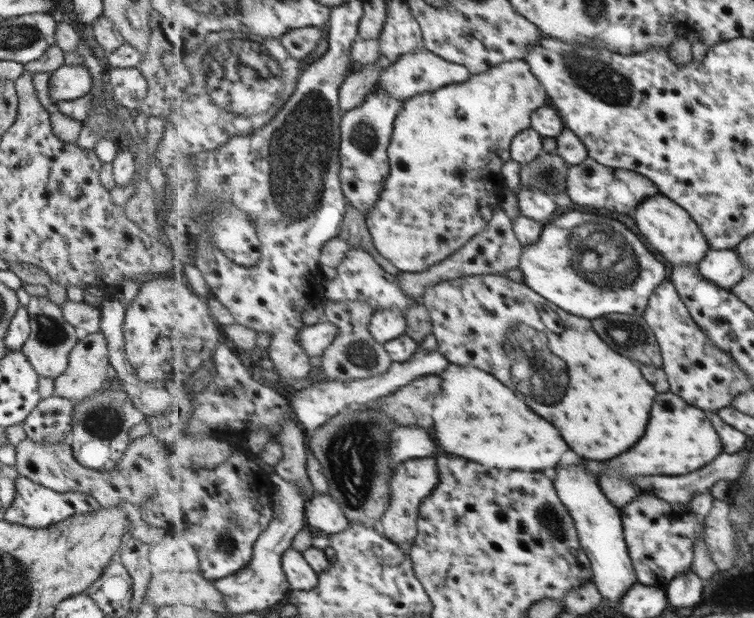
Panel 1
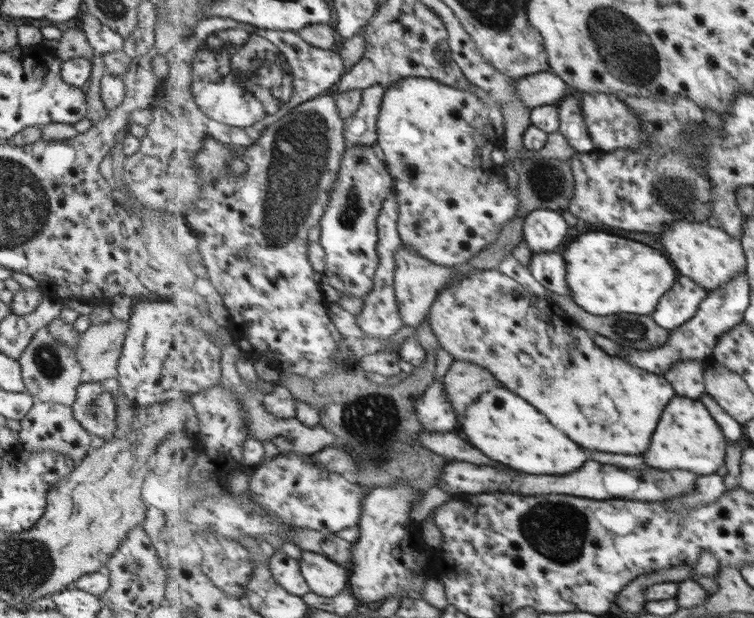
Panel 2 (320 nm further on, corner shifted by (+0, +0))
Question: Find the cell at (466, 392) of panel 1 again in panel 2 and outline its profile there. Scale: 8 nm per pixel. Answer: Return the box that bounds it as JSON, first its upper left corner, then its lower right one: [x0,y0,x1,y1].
[463,387,587,474]

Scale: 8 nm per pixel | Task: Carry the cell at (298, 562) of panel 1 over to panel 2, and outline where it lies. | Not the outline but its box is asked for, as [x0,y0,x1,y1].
[269,550,312,597]

